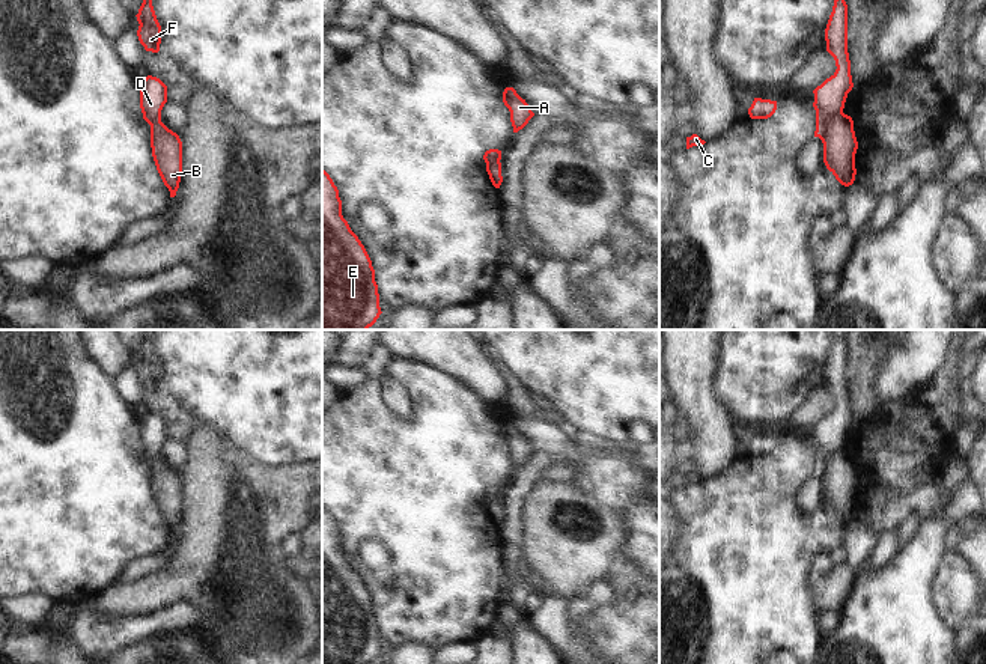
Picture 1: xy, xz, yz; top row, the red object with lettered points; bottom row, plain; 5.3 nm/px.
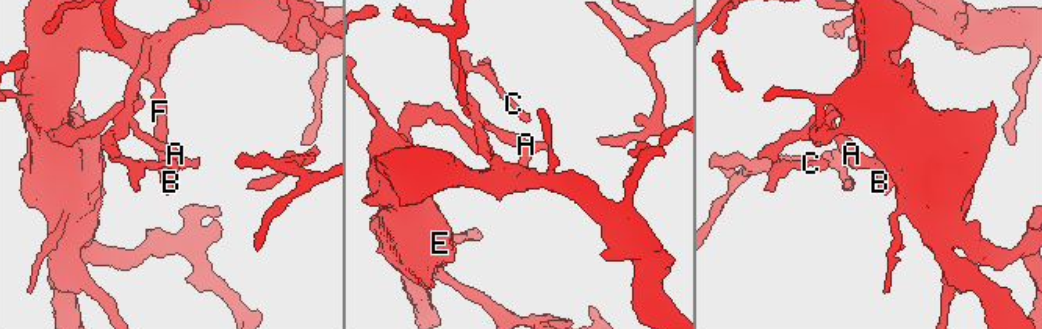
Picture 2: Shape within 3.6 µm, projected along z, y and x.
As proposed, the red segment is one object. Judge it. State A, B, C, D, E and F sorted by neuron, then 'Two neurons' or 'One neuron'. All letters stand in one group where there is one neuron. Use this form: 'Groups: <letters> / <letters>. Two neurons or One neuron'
Groups: A B C / D E F. Two neurons

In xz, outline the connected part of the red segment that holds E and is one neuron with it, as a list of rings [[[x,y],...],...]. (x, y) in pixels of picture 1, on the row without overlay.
[[[322,506],[322,664],[372,664],[381,650],[372,598],[343,556],[339,527]]]

